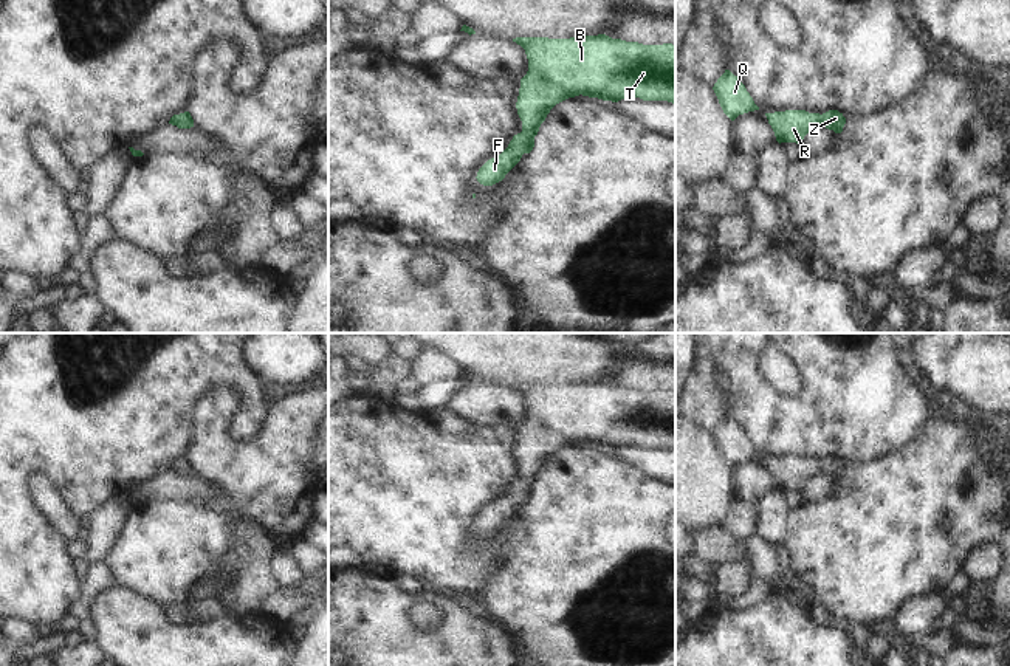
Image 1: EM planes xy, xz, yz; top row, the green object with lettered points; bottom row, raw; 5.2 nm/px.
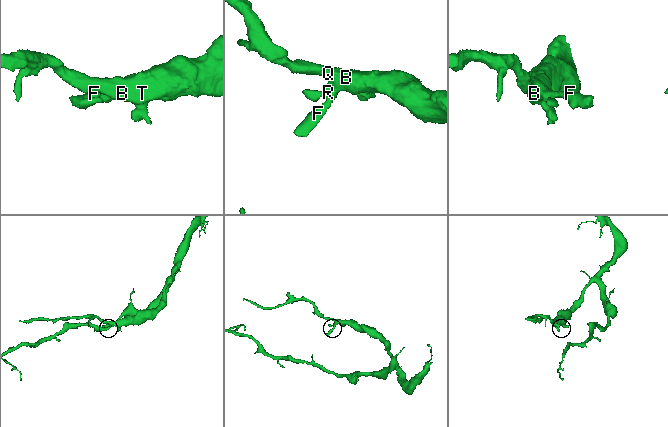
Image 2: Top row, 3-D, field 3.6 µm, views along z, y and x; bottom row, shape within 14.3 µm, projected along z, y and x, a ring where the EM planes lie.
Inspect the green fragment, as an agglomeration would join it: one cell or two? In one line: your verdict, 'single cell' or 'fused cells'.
single cell

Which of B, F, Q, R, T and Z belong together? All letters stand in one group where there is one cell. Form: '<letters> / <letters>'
B F Q R T Z

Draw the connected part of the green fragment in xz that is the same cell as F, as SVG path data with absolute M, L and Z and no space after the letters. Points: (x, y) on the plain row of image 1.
M606 381L575 383L570 386L548 384L516 384L513 386L525 397L528 418L520 426L516 449L517 462L522 468L522 479L514 482L508 494L497 503L488 506L477 519L477 528L493 533L520 508L524 500L534 494L534 483L550 457L575 443L598 445L618 449L626 445L643 448L668 448L675 451L675 392L643 392L612 386Z

